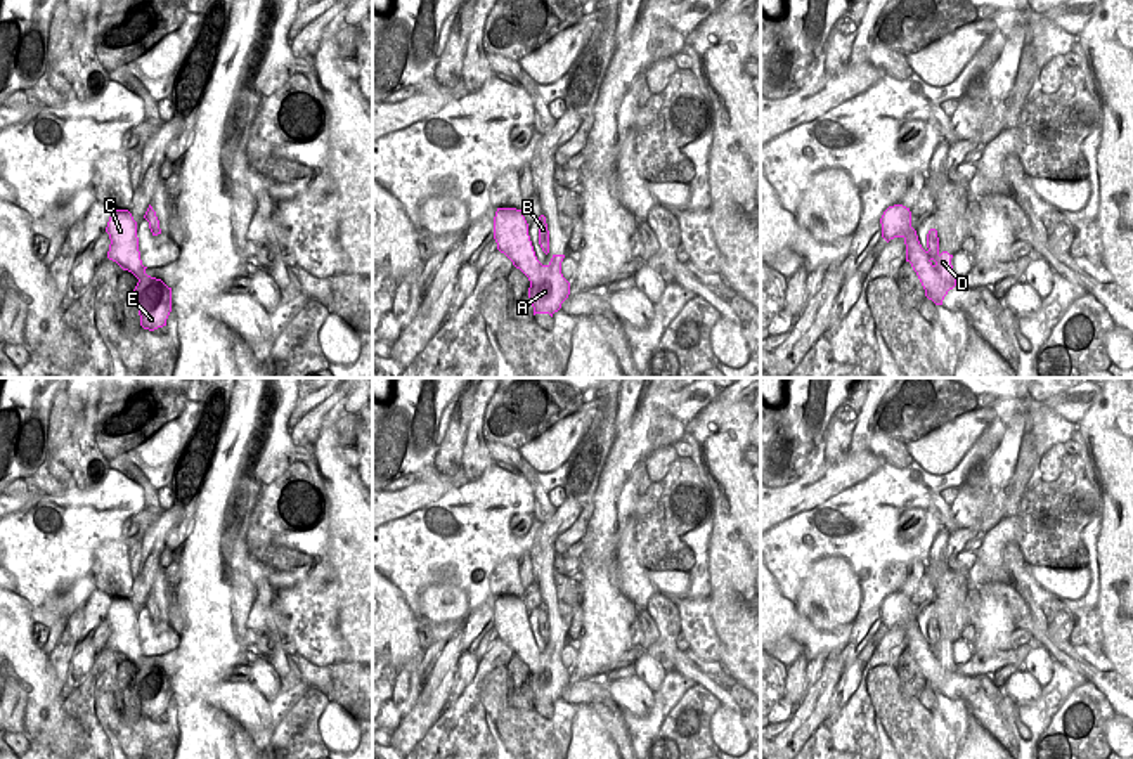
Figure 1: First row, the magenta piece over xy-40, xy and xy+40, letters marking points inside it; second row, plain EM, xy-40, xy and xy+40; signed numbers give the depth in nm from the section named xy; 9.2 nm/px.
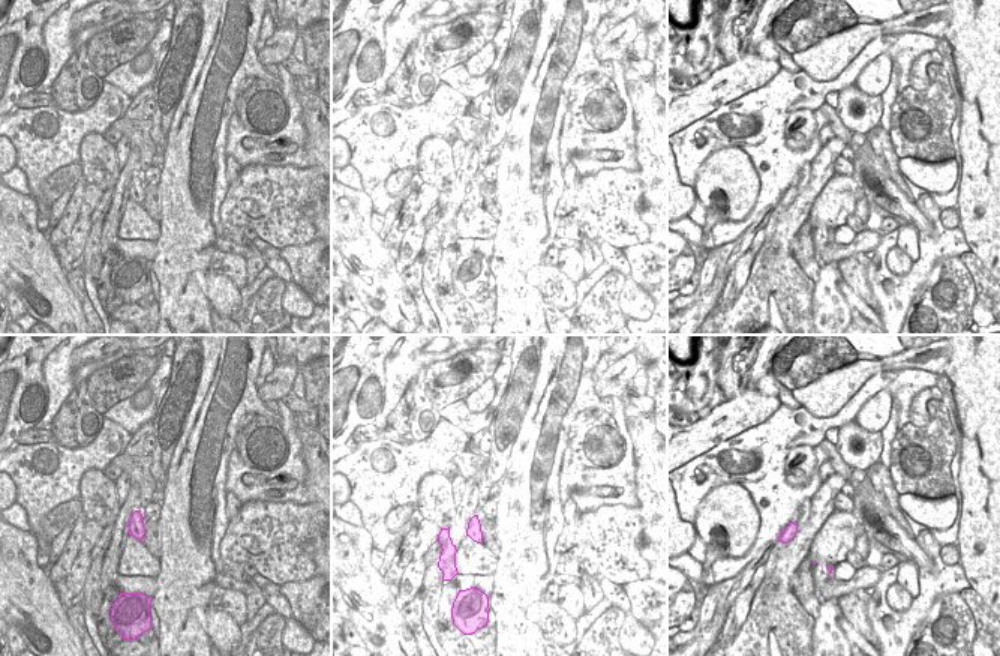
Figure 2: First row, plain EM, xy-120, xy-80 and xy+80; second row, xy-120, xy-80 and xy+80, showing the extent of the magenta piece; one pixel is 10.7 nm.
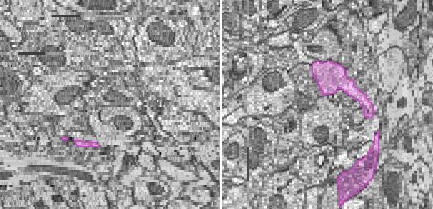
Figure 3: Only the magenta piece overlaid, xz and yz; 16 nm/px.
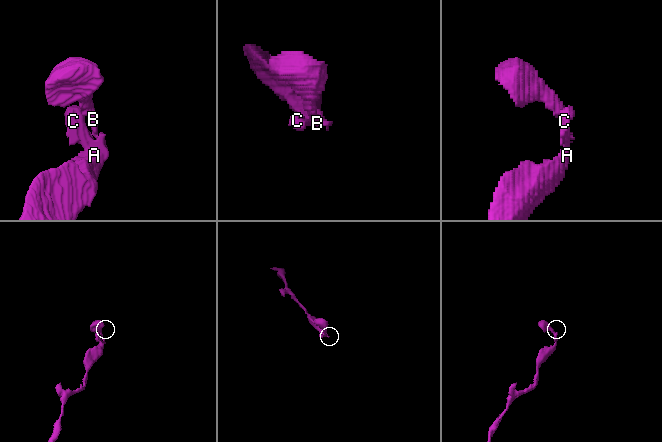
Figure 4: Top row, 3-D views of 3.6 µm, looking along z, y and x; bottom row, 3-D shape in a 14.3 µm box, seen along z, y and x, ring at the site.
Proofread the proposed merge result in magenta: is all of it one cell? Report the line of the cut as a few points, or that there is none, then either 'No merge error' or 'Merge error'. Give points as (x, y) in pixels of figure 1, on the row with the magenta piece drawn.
No split. No merge error.

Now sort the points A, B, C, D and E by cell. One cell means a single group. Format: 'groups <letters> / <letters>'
groups A B C D E

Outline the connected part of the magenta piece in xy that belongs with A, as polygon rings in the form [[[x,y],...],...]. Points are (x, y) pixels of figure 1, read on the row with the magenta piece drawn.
[[[497,208],[494,239],[497,250],[528,277],[534,315],[549,314],[553,317],[570,295],[570,282],[561,274],[565,255],[553,255],[551,262],[542,265],[535,256],[523,211],[516,208]]]

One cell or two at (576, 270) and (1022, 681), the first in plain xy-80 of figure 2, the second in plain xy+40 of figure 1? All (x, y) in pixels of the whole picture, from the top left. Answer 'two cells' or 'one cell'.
two cells

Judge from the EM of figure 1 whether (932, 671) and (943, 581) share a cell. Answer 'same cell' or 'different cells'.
same cell

